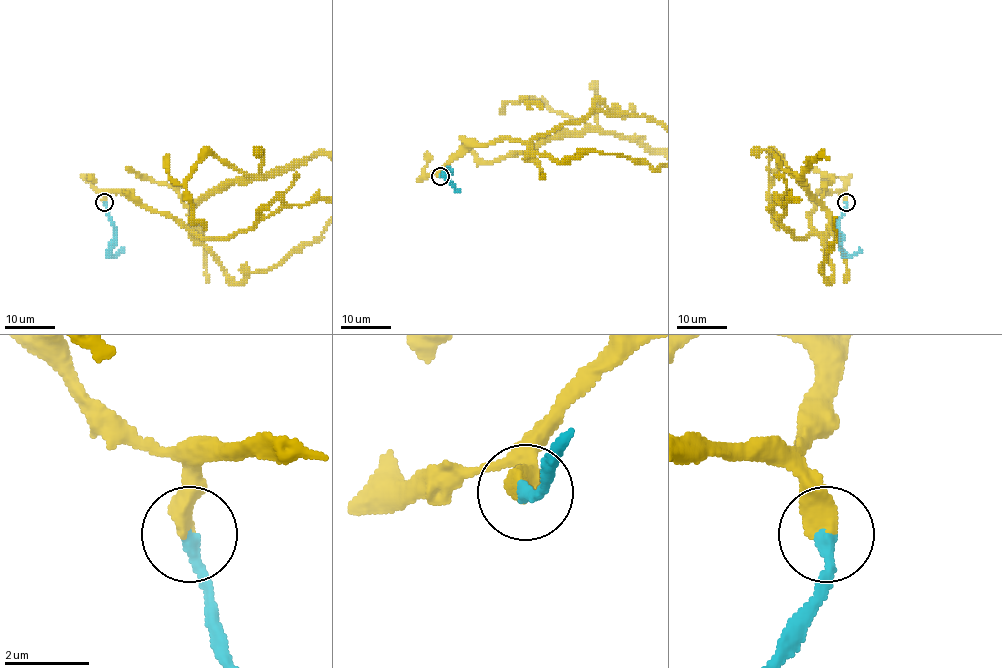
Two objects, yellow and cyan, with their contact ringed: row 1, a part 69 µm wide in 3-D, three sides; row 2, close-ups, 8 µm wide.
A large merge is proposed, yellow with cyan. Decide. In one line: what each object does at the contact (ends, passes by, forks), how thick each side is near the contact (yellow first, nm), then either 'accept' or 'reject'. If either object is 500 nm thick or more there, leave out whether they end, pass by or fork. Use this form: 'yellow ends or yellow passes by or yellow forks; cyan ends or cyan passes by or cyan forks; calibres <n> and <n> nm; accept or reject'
calibres 500 and 320 nm; accept

